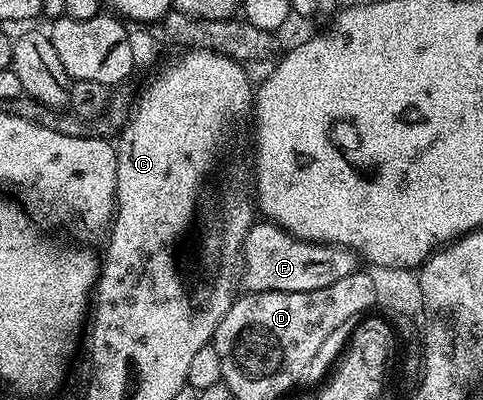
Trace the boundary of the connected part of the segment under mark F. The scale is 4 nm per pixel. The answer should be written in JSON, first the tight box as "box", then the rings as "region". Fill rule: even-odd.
{"box":[241,220,359,293],"region":[[[259,220],[246,237],[241,284],[246,293],[268,291],[320,291],[320,287],[332,287],[339,279],[359,272],[359,254],[343,245],[325,245],[323,241],[305,241],[293,237],[273,220]]]}

